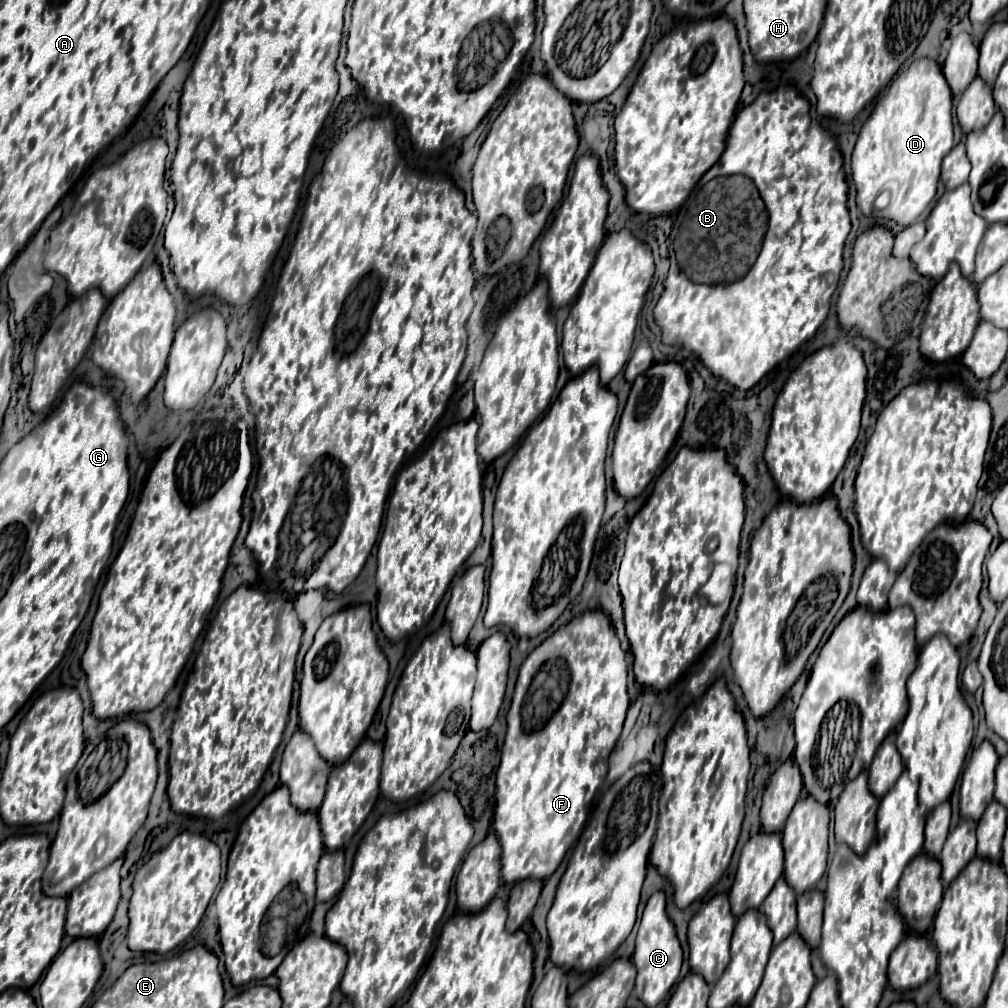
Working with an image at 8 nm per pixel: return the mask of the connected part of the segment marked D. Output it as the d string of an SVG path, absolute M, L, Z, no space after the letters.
M917 58L911 62L909 68L905 70L899 70L891 84L883 90L883 94L877 98L877 104L871 112L871 116L867 118L867 122L863 124L861 132L859 132L859 138L857 138L857 144L855 144L855 150L853 150L853 162L851 162L851 170L853 170L853 178L855 178L855 188L857 188L857 204L861 208L861 212L865 216L883 216L883 218L893 218L895 222L899 222L901 226L909 226L913 224L923 212L925 208L929 206L929 202L933 200L935 196L935 190L937 190L937 182L939 182L939 168L941 168L941 160L943 156L953 148L953 118L951 118L951 90L949 90L949 84L941 72L941 66L937 66L935 60L931 58Z

